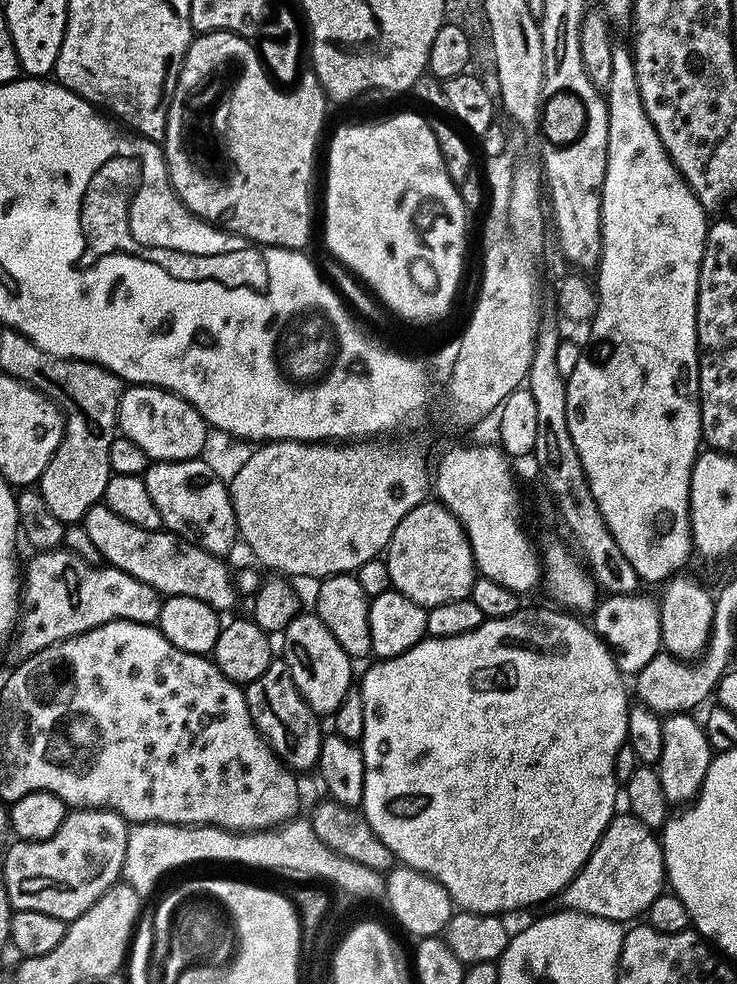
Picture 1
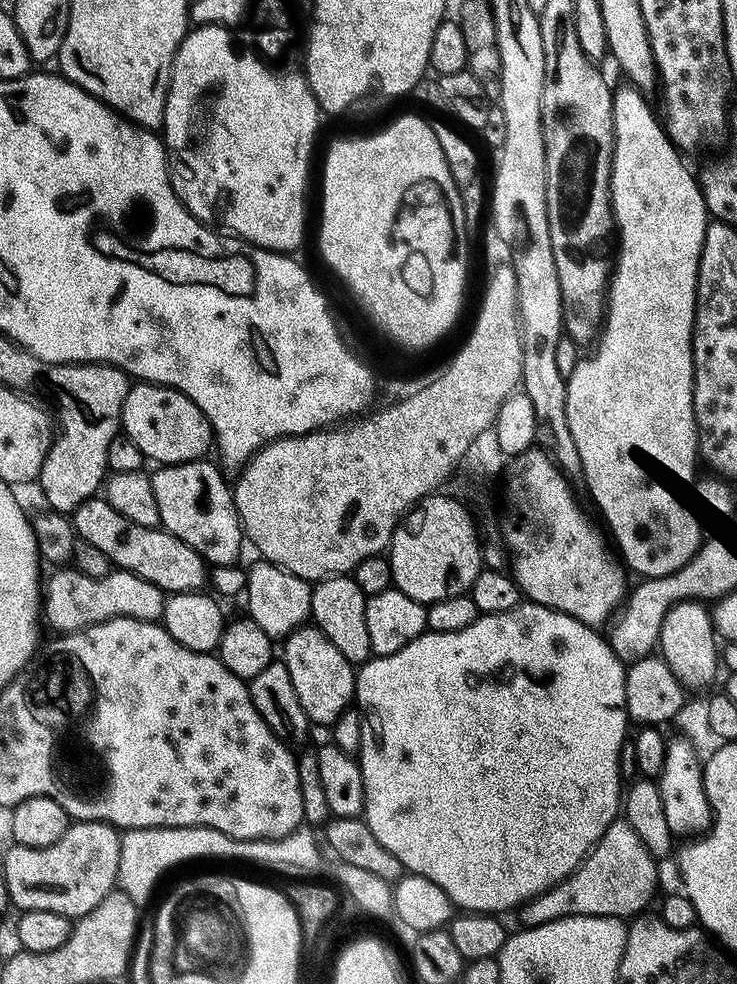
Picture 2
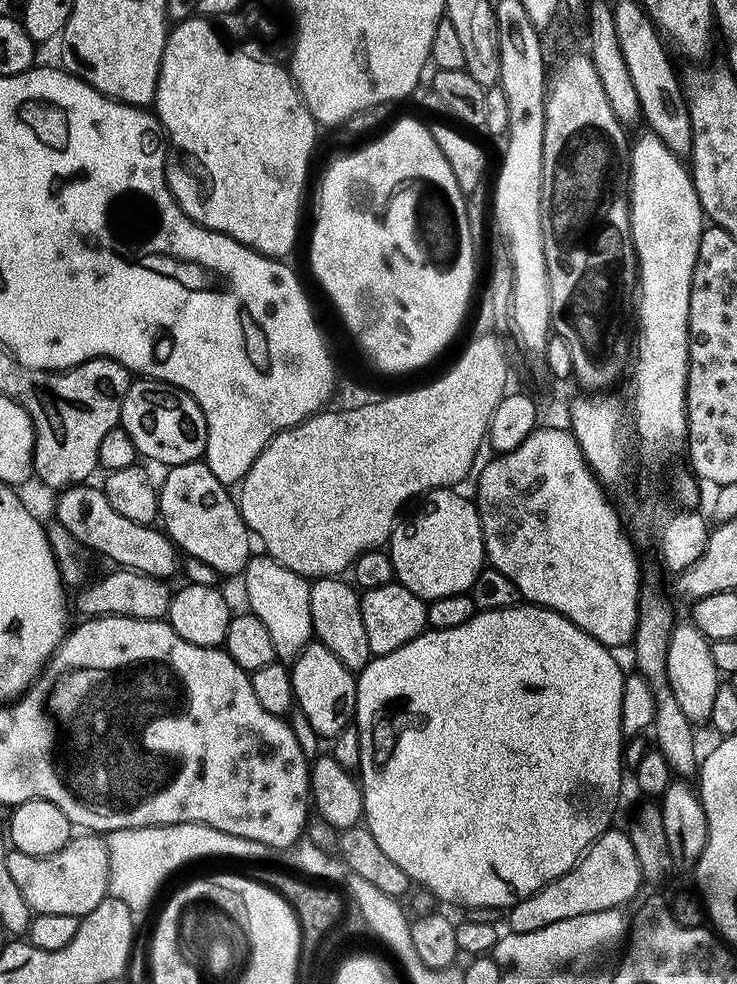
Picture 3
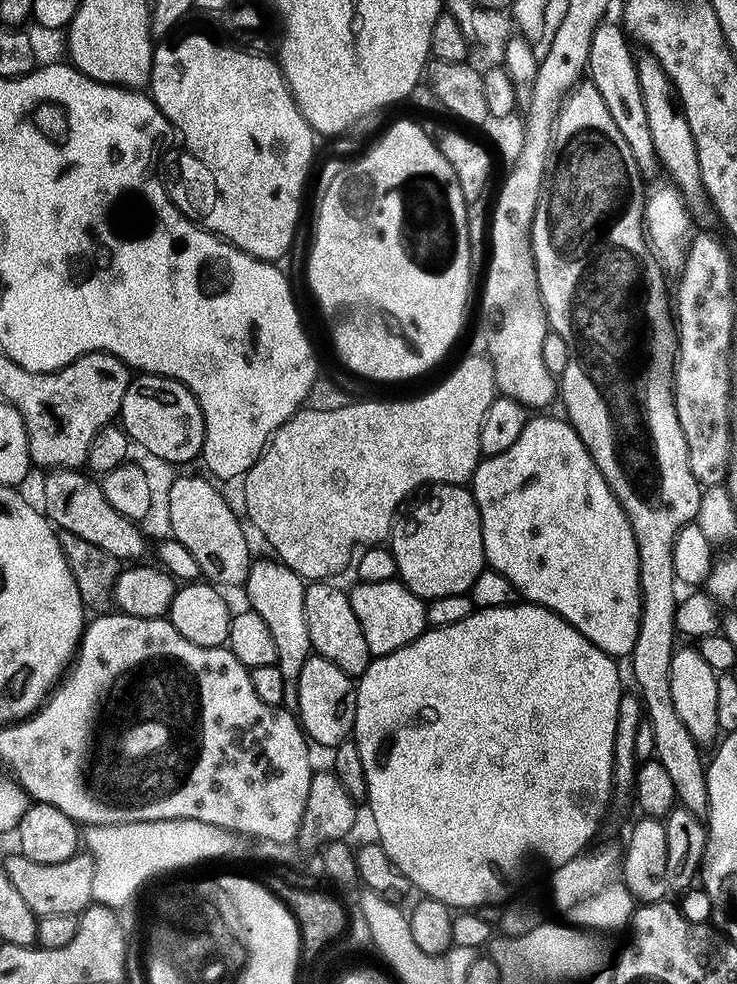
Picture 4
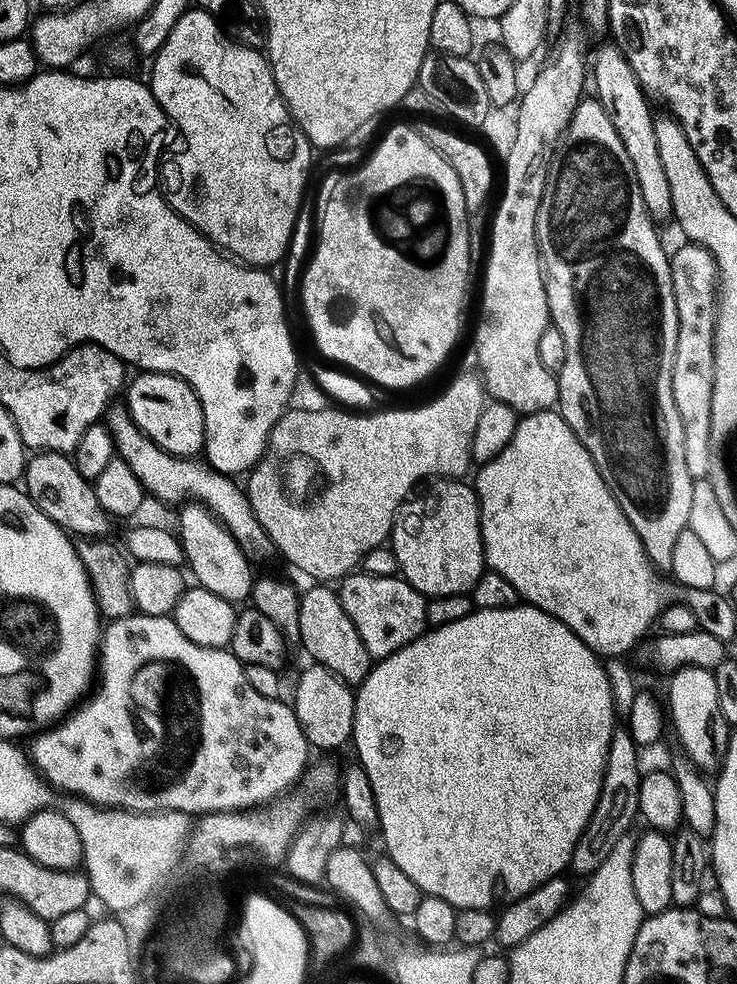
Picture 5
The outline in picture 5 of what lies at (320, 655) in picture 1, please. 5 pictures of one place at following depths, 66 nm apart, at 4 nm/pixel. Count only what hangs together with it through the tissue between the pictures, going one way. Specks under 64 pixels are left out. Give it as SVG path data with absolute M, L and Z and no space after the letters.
M309 663L307 667L296 684L296 700L294 699L296 717L302 726L302 734L313 749L340 748L344 743L347 745L352 739L356 713L353 689L320 664Z

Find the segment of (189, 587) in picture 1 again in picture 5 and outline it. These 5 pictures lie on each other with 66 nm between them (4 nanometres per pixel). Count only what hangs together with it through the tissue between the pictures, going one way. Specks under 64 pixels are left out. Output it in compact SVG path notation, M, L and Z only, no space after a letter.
M63 452L29 455L24 465L22 484L29 498L40 507L42 514L46 514L65 532L80 538L104 538L109 535L110 517L102 510L95 487L86 478L82 478L82 474L78 474L71 455Z

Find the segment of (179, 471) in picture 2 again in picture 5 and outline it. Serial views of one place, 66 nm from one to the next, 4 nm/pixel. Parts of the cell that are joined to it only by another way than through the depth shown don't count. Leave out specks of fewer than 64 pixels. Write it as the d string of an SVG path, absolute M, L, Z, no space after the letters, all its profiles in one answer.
M188 502L180 510L178 537L184 548L187 567L192 567L192 572L196 575L195 583L201 588L210 590L210 594L218 594L218 598L226 598L233 602L247 601L252 595L254 568L248 555L230 534L230 530L224 528L203 504Z

